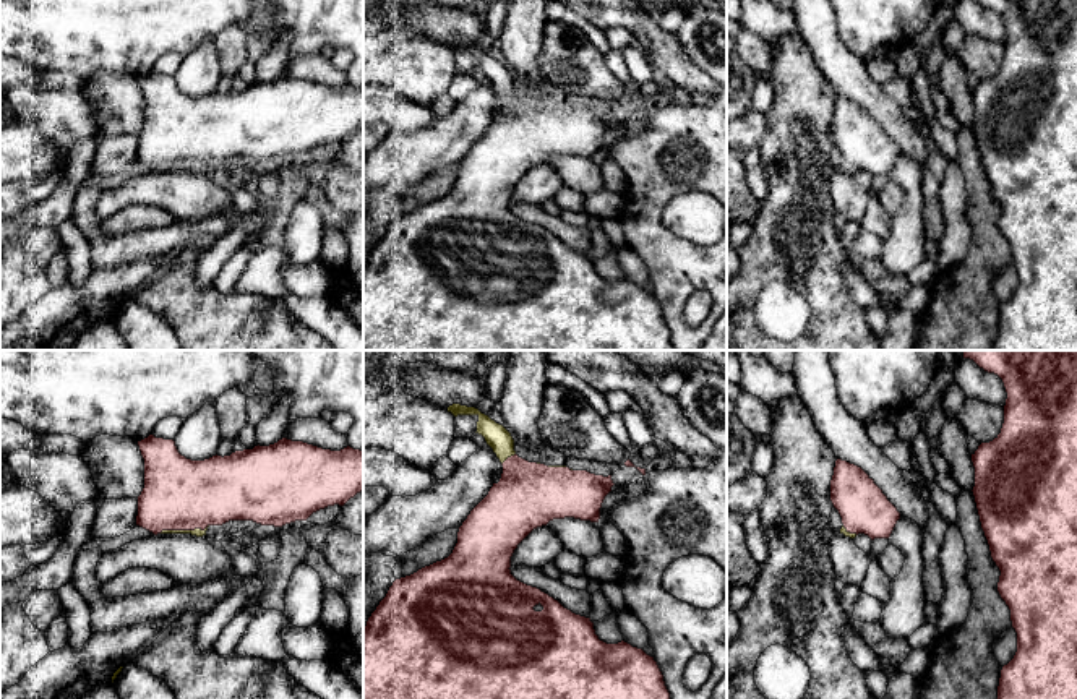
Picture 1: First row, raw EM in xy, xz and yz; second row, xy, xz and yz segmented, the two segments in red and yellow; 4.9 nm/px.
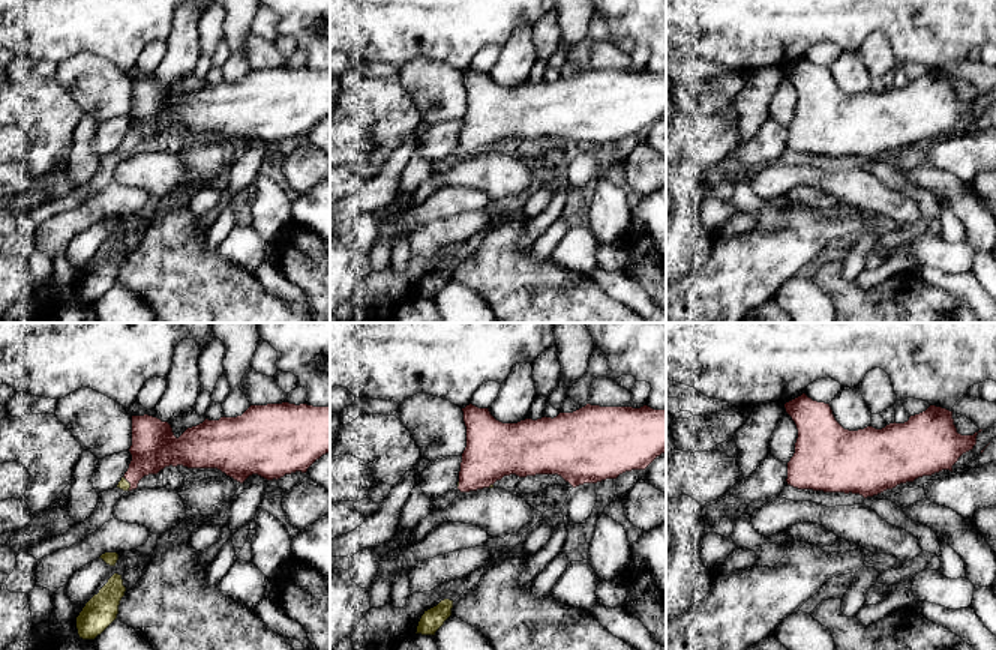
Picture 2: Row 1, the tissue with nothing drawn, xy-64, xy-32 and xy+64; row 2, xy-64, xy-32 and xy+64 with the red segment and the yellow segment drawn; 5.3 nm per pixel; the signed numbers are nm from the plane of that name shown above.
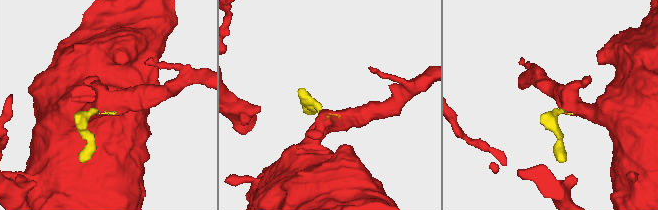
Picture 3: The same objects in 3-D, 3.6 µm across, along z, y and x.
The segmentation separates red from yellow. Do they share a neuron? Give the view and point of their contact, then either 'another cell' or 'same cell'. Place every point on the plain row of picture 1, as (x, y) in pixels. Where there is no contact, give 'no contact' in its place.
meets red in xy at (184, 166); same cell

